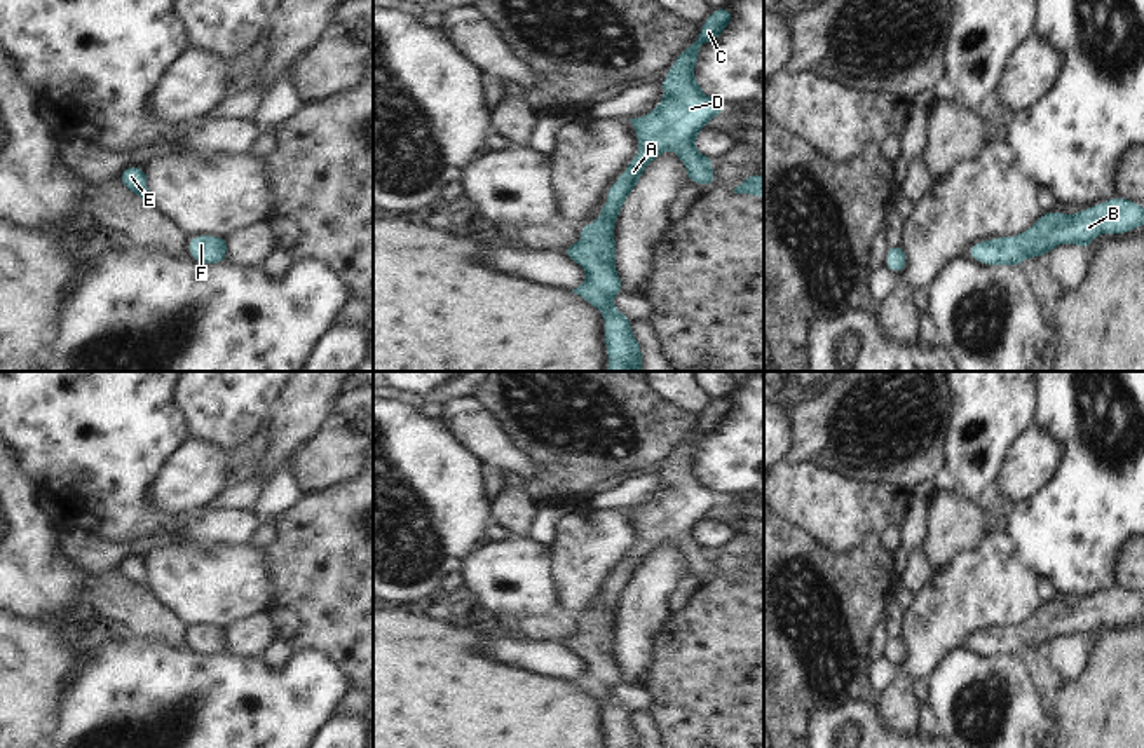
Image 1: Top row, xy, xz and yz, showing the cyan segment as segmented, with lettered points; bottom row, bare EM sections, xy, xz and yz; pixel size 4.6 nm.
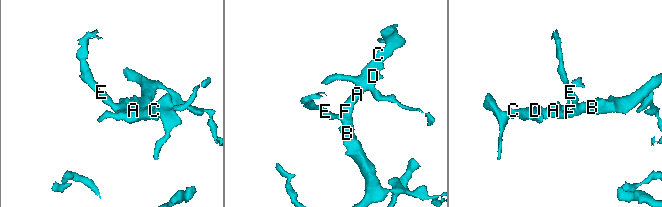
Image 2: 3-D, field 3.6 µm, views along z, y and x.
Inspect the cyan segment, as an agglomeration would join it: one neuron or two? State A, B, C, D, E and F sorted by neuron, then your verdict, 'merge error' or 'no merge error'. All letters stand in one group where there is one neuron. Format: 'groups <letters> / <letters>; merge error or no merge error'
groups A B C D E F; no merge error

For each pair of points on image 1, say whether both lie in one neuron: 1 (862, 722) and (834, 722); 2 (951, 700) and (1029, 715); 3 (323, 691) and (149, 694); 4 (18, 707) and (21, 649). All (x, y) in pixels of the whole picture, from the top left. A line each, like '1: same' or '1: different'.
1: same
2: same
3: same
4: same

